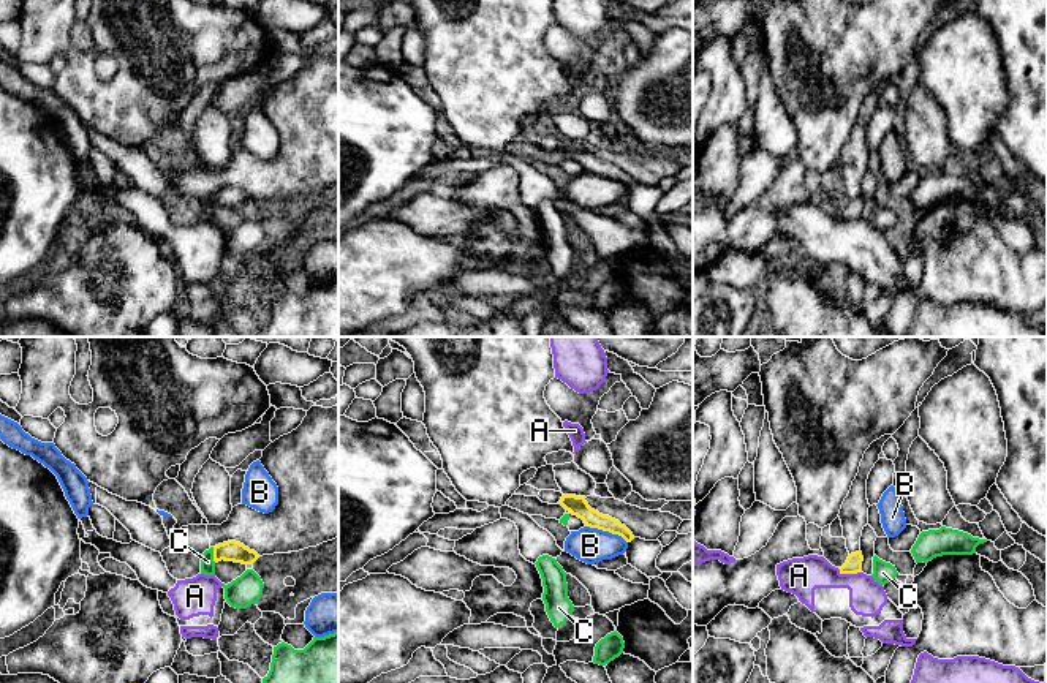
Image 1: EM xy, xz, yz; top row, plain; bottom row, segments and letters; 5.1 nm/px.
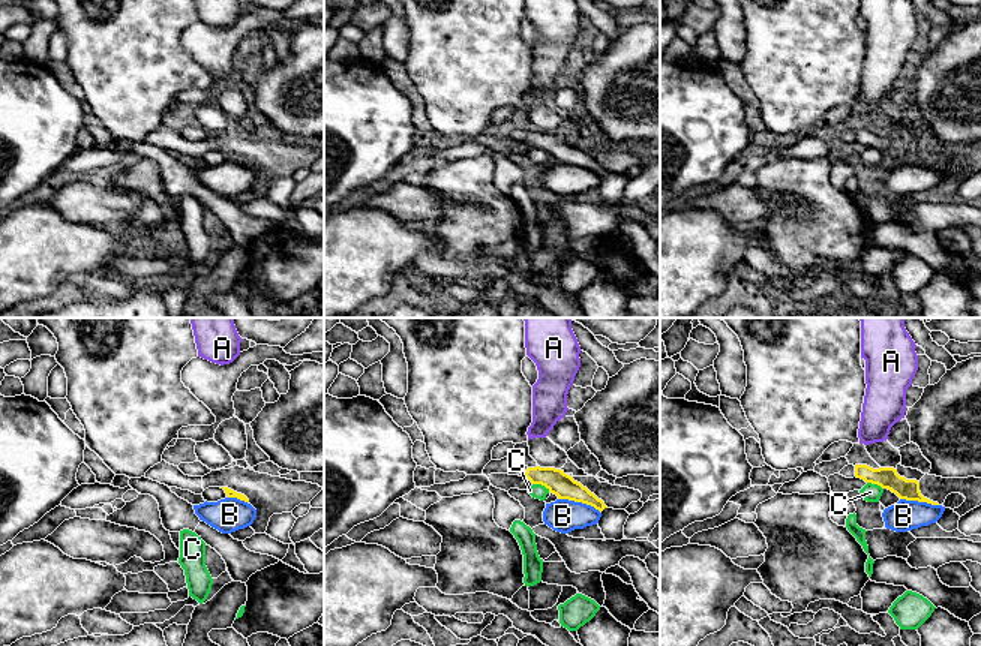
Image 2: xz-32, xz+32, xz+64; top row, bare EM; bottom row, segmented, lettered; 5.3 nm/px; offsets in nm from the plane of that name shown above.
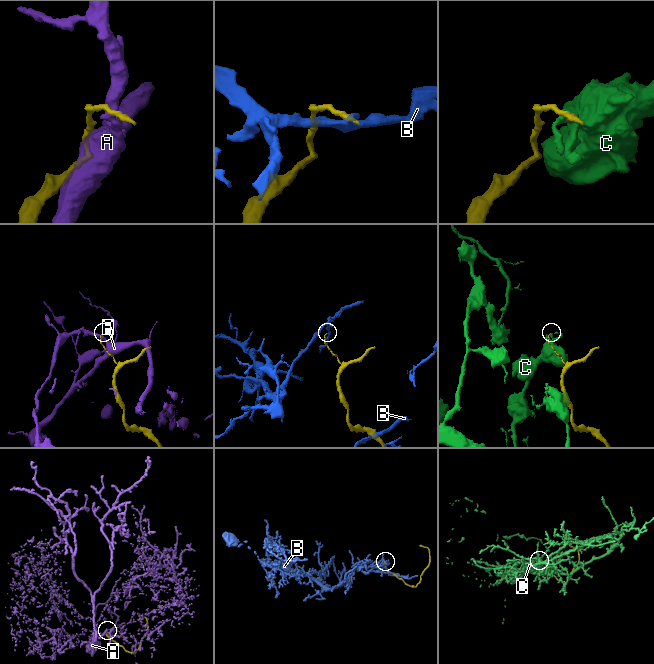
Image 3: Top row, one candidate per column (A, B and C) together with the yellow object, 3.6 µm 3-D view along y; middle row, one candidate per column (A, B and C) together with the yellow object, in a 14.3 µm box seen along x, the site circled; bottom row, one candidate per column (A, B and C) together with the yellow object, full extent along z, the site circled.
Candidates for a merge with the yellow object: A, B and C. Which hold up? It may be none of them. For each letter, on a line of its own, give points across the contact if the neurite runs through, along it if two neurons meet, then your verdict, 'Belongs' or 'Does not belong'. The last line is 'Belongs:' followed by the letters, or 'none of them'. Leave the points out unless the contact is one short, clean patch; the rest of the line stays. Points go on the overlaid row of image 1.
A: Does not belong
B: Boundary: xz (585, 525), (617, 533), (627, 543). Does not belong
C: Boundary: xy (212, 547), (212, 558), (215, 562). Does not belong
Belongs: none of them

